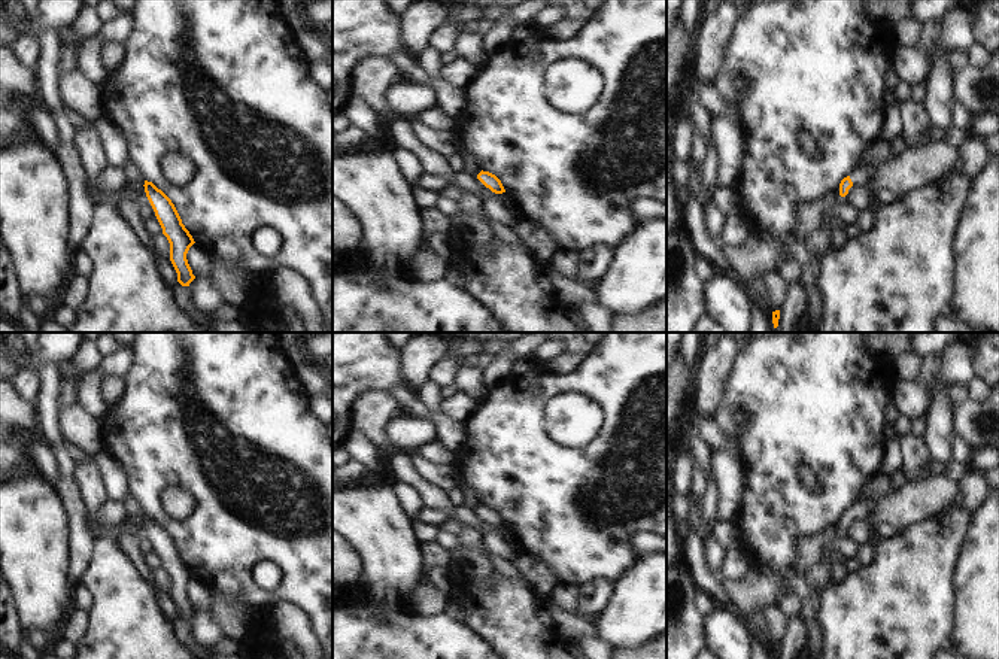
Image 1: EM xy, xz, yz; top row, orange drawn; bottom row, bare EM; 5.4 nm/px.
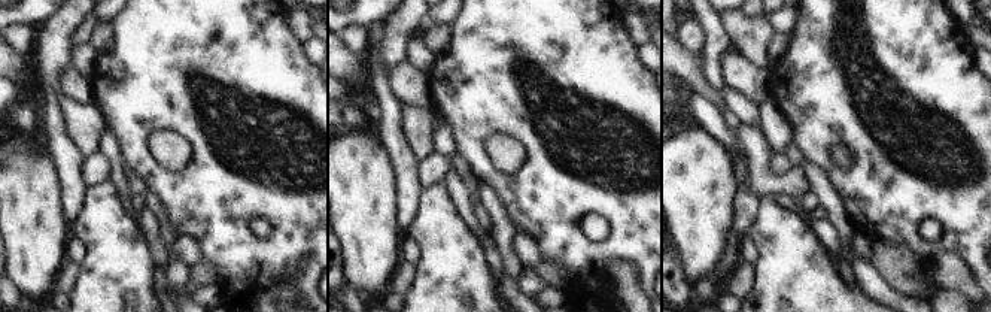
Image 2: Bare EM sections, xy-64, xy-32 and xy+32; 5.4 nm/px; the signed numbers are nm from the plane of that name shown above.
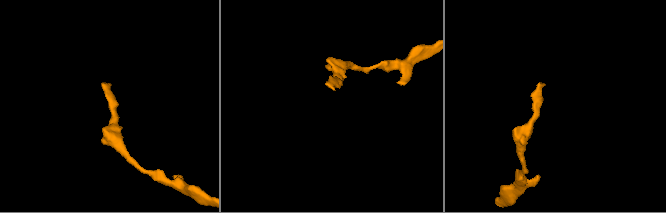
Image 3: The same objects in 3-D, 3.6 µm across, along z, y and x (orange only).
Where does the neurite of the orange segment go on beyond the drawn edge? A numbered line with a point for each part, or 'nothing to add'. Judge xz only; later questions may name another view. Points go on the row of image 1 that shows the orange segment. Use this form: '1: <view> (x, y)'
1: xz (492, 206)

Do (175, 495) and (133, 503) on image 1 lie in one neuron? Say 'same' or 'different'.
different

